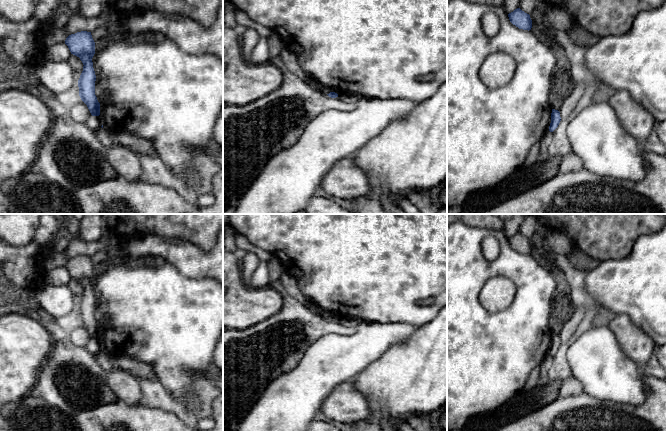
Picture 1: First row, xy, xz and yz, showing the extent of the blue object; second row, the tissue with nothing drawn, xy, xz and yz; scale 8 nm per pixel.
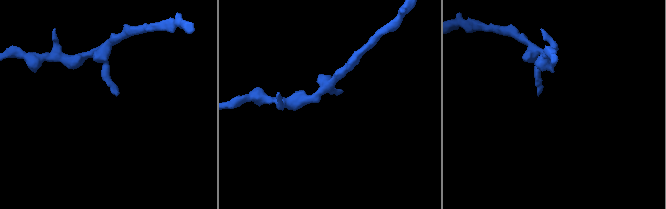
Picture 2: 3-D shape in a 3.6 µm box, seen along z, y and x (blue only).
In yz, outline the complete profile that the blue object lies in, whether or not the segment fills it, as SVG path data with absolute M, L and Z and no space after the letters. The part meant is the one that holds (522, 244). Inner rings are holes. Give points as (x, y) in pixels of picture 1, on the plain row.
M520 232L515 233L513 236L508 238L510 246L523 254L531 254L532 244L530 239L522 235Z

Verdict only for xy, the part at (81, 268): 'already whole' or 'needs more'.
already whole

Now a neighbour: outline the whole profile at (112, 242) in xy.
M109 232L104 234L100 238L111 250L119 250L122 247L122 243L119 238L111 235Z

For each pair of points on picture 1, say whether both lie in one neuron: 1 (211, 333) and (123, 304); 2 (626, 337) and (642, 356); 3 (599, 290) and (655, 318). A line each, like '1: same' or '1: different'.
1: same
2: same
3: same

